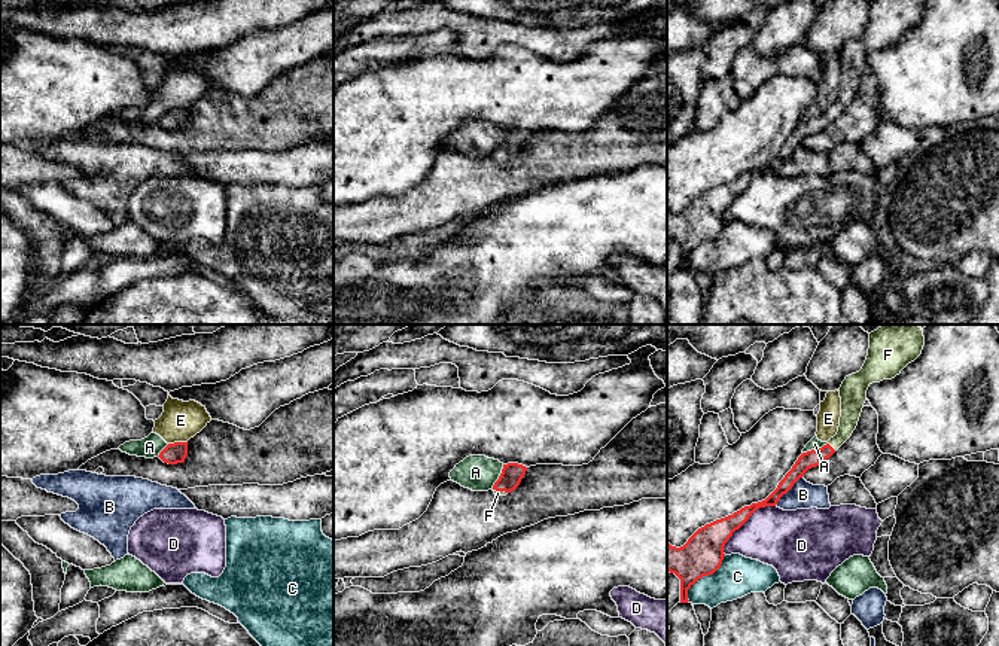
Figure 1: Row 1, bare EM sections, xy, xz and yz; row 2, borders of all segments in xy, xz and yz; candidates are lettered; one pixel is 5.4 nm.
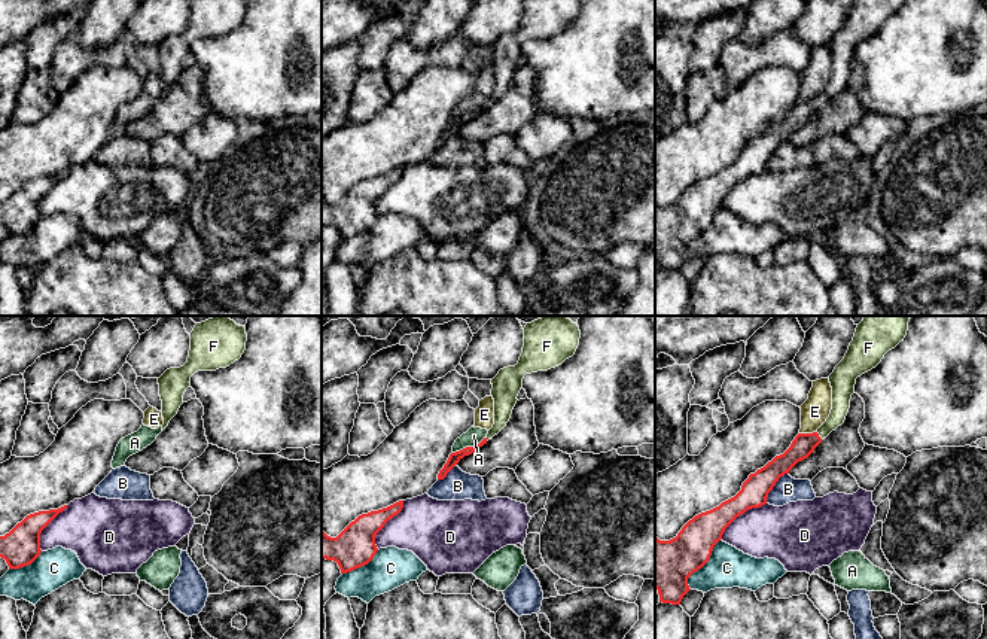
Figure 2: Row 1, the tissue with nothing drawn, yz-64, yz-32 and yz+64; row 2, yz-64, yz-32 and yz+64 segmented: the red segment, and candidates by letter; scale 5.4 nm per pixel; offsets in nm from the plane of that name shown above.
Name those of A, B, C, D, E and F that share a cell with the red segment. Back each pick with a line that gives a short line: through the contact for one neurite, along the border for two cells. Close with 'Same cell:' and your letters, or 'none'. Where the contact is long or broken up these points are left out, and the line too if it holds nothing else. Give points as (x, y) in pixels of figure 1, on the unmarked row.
F: line yz (815, 124), (831, 113), (843, 101), (852, 73)
Same cell: F

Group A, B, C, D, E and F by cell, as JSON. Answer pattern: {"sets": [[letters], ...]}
{"sets": [["A", "E"], ["B"], ["C"], ["D"], ["F"]]}

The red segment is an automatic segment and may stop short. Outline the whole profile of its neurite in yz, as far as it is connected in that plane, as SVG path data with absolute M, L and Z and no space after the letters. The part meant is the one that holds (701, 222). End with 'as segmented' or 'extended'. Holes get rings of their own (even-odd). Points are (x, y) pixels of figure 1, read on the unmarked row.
M869 0L869 15L866 27L862 36L856 40L846 43L840 54L841 64L841 83L838 98L819 116L802 119L792 135L779 149L777 155L762 168L744 173L740 177L725 185L716 186L704 194L698 195L688 208L680 213L671 213L667 207L667 238L674 240L680 246L680 269L688 269L688 256L703 243L713 241L722 231L725 223L724 213L735 196L738 196L749 183L759 174L776 173L783 161L786 161L794 150L804 143L804 140L822 131L829 125L853 100L858 92L864 70L866 67L866 57L872 49L883 46L892 46L901 40L901 37L911 28L914 28L923 16L925 3L923 0Z; extended

